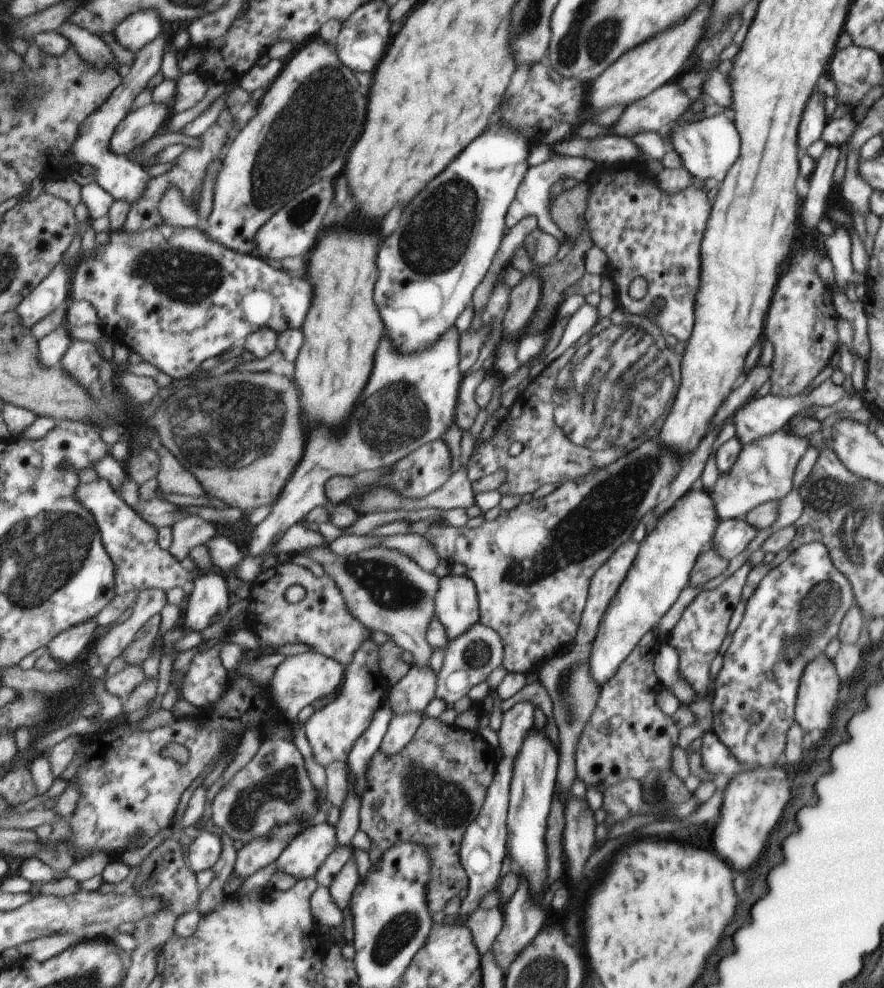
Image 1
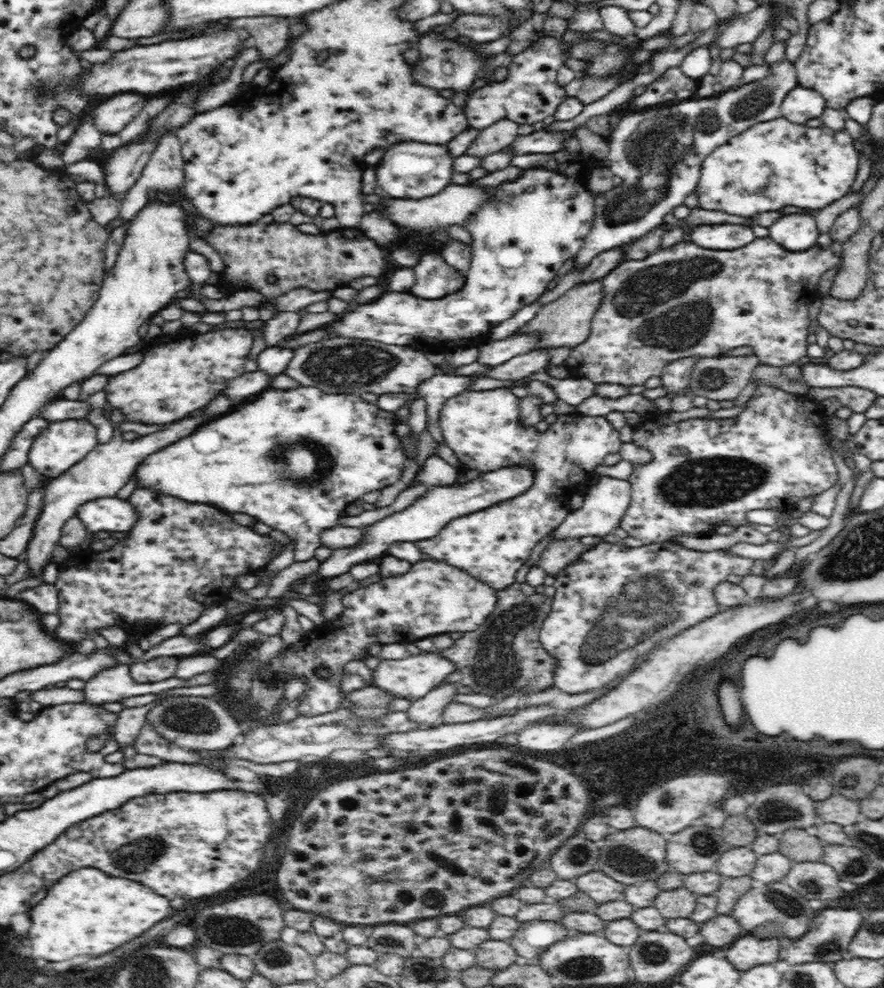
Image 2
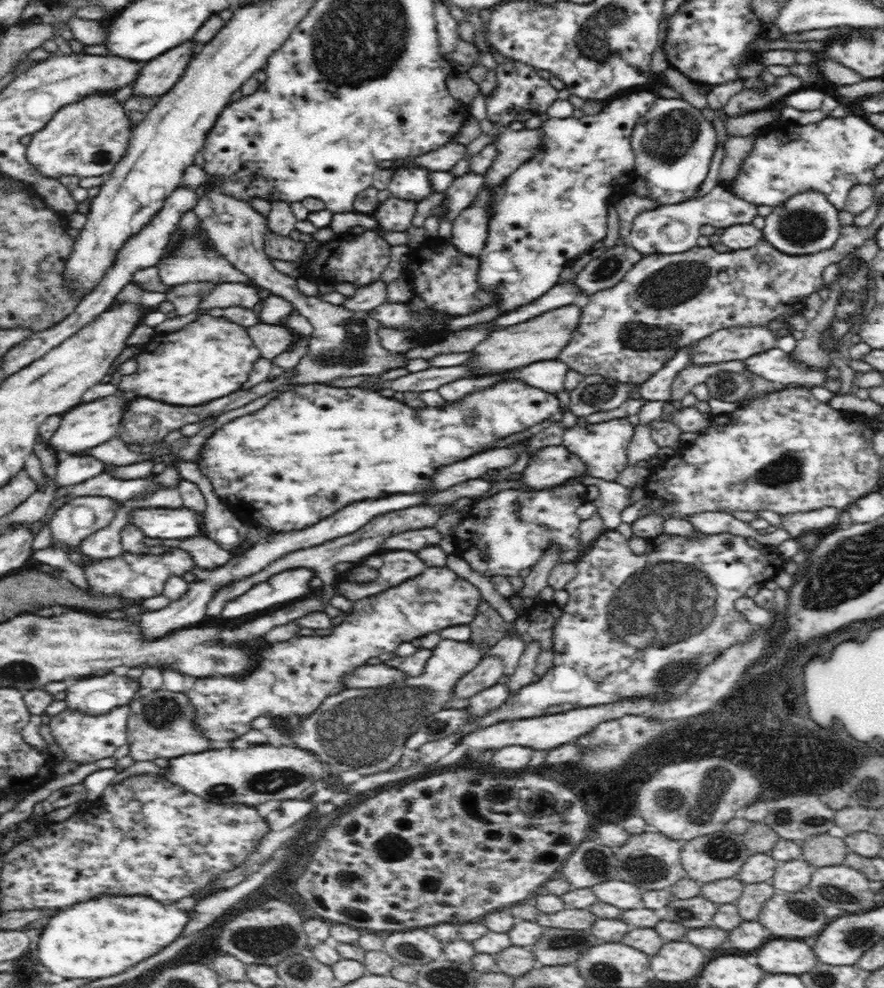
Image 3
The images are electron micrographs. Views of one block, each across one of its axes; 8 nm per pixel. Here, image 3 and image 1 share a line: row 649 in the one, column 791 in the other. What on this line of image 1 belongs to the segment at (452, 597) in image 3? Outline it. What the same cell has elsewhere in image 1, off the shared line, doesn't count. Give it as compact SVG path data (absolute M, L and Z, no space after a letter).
M811 250L799 252L793 258L789 270L783 274L783 280L779 280L779 292L775 292L775 302L770 306L763 332L764 338L773 346L769 395L803 395L809 387L817 385L817 374L825 368L835 350L837 314L831 306L829 290L815 274L818 258Z

